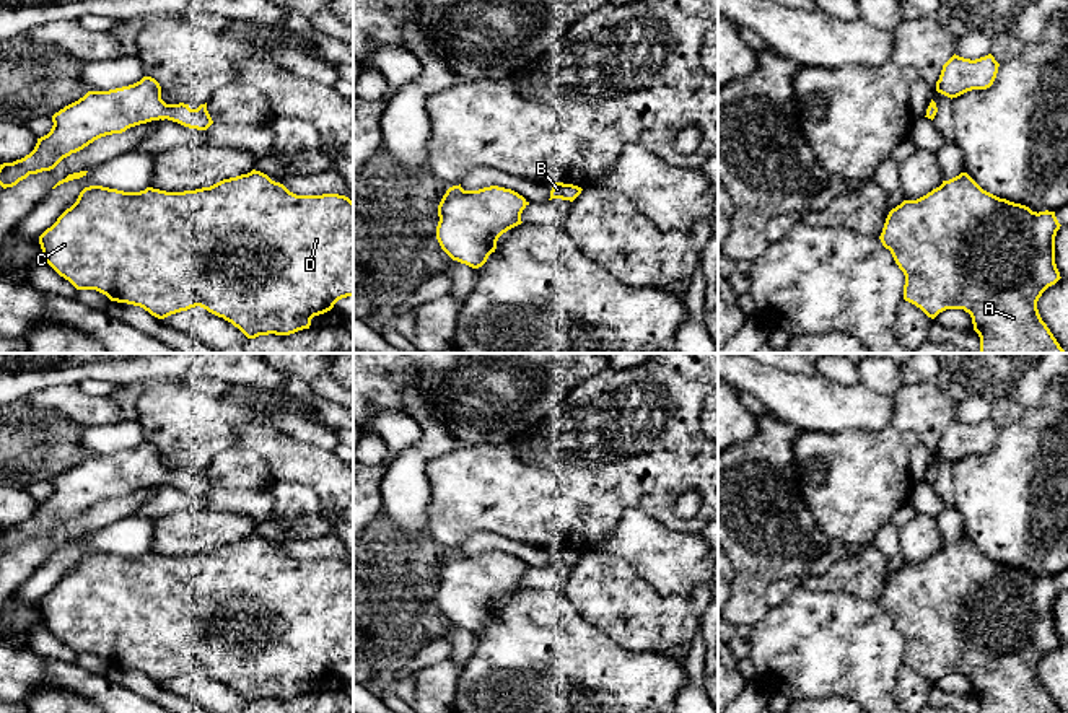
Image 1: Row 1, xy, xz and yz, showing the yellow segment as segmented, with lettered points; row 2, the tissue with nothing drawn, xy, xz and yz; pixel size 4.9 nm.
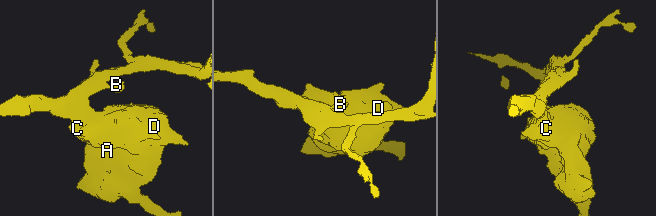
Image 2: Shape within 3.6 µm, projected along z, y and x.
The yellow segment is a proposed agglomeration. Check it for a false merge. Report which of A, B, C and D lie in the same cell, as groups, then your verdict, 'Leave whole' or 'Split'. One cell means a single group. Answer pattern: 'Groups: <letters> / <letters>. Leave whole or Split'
Groups: A B C D. Leave whole

